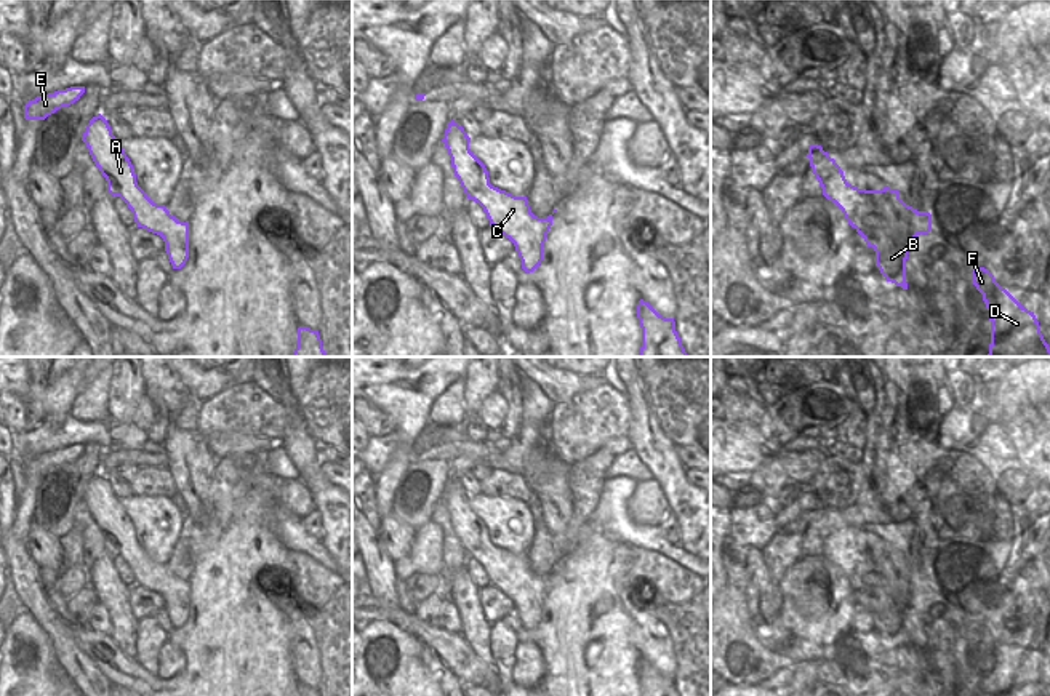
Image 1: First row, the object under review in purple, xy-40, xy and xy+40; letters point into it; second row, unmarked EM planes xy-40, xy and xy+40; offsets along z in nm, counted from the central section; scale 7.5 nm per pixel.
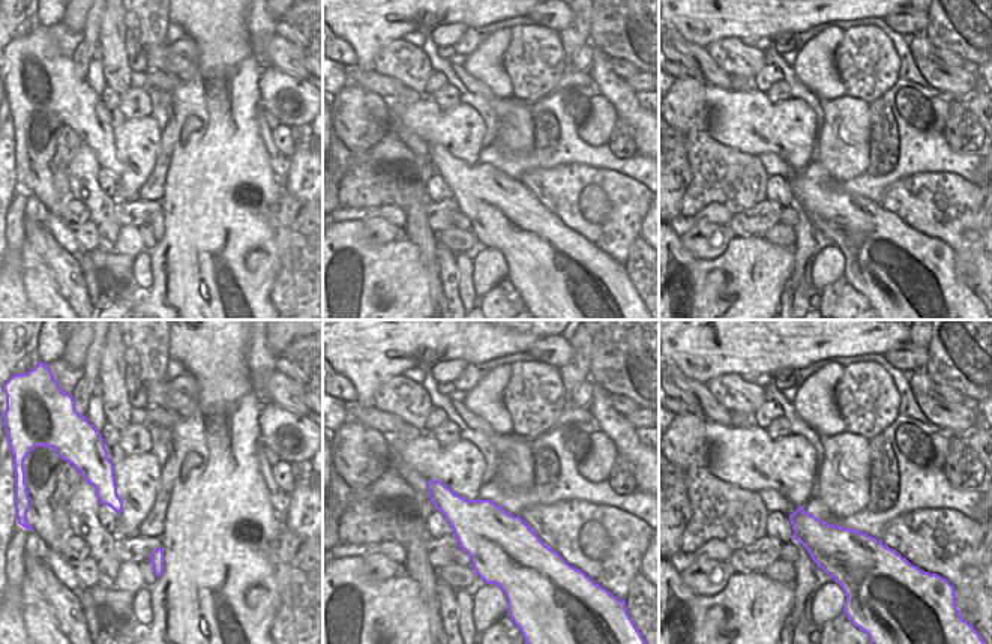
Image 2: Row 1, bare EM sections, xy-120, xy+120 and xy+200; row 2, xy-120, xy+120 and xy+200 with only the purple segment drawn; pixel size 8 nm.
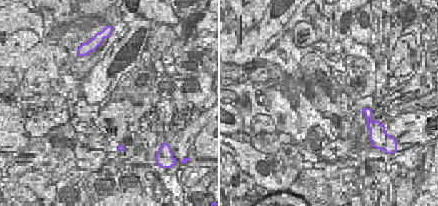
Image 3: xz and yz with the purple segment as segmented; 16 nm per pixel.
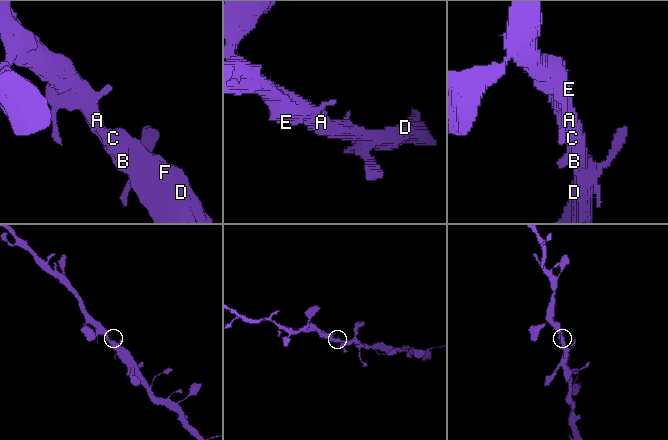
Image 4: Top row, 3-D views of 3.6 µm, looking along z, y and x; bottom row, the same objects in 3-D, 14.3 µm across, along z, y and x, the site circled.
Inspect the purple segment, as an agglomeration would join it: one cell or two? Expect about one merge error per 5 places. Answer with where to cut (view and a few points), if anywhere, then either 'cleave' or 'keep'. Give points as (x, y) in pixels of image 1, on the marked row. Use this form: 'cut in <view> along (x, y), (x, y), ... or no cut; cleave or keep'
no cut; keep

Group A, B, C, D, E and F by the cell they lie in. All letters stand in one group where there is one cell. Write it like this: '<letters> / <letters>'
A B C D E F

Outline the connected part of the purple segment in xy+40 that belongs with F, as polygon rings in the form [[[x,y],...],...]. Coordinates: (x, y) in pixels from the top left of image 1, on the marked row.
[[[984,267],[973,269],[972,283],[983,294],[989,310],[988,357],[1050,357],[1034,312],[1023,307]]]

